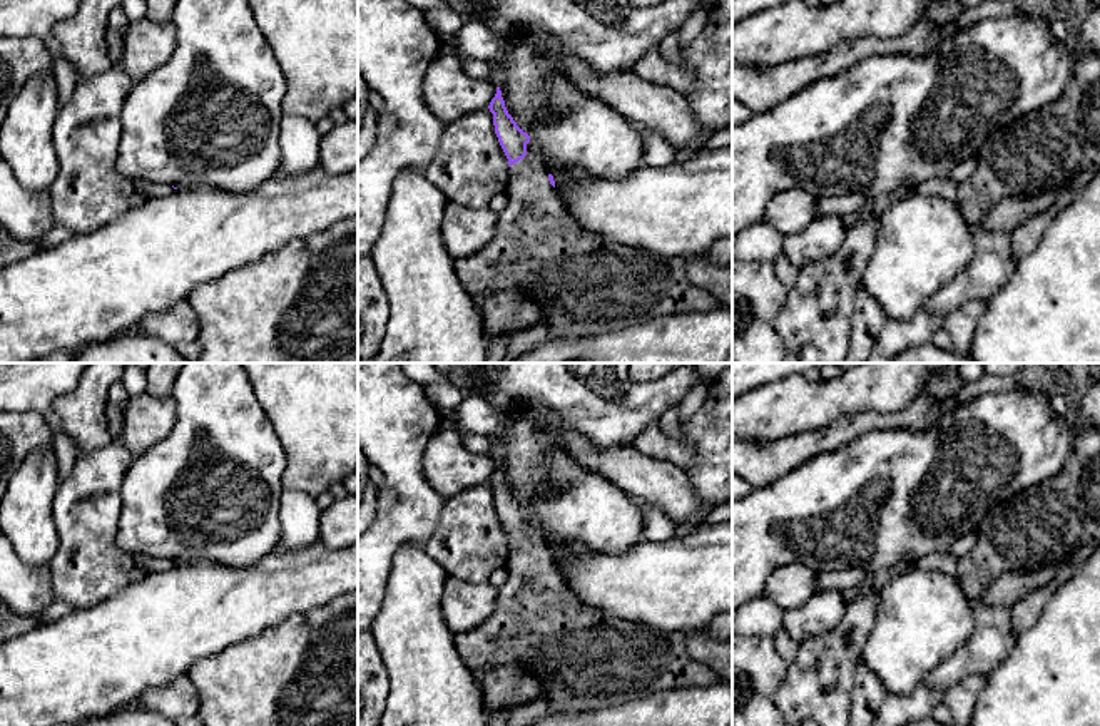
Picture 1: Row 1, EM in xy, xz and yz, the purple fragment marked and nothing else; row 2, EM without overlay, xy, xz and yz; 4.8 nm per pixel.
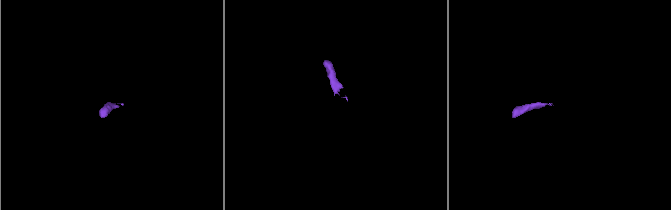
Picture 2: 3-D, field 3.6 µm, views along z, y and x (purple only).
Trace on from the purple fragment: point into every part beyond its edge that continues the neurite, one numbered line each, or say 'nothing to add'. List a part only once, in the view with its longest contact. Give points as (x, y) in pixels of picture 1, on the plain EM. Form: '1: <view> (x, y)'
1: xz (584, 659)

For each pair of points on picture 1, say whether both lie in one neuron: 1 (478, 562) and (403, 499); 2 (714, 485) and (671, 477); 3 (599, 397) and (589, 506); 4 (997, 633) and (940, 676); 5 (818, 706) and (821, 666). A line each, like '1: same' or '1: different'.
1: different
2: different
3: same
4: same
5: same

